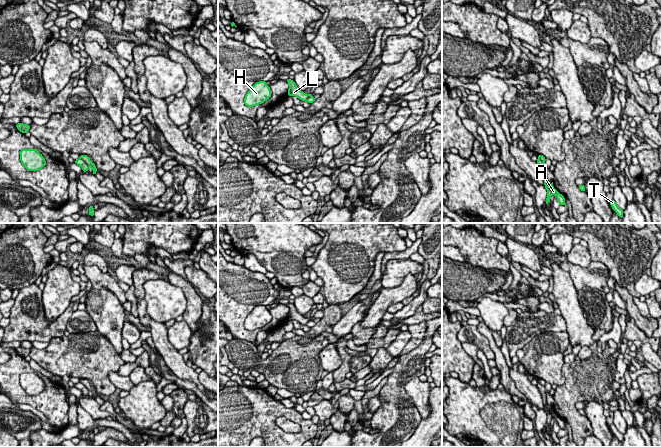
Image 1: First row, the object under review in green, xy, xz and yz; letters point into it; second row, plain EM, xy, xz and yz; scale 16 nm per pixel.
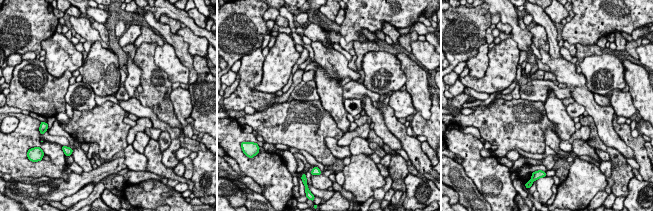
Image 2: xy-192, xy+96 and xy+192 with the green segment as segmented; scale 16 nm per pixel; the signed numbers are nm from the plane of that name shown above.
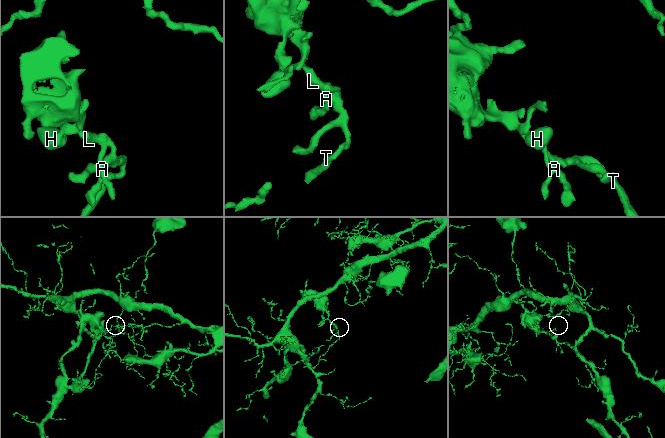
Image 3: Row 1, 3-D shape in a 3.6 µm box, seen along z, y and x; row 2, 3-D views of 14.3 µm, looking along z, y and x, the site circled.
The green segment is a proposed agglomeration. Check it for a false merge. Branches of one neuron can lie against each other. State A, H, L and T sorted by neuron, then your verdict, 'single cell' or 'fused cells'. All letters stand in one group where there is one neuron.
A H L / T | fused cells

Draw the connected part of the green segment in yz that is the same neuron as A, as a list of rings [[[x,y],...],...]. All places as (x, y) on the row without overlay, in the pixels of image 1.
[[[538,383],[536,386],[537,386],[537,388],[539,389],[540,393],[542,395],[543,403],[544,403],[544,410],[547,413],[547,423],[546,423],[545,429],[547,429],[550,426],[551,419],[554,418],[557,421],[557,425],[560,429],[567,430],[566,427],[565,427],[564,420],[561,419],[554,411],[552,411],[552,410],[548,411],[547,410],[547,408],[546,408],[547,397],[546,397],[545,386],[541,385],[540,383]]]

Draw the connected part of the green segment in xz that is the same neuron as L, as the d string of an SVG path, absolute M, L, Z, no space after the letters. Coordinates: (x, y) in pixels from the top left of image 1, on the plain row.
M287 303L286 304L289 308L289 313L288 313L288 319L289 320L296 320L302 325L306 325L308 321L310 321L312 318L306 318L302 316L294 306L294 304Z

